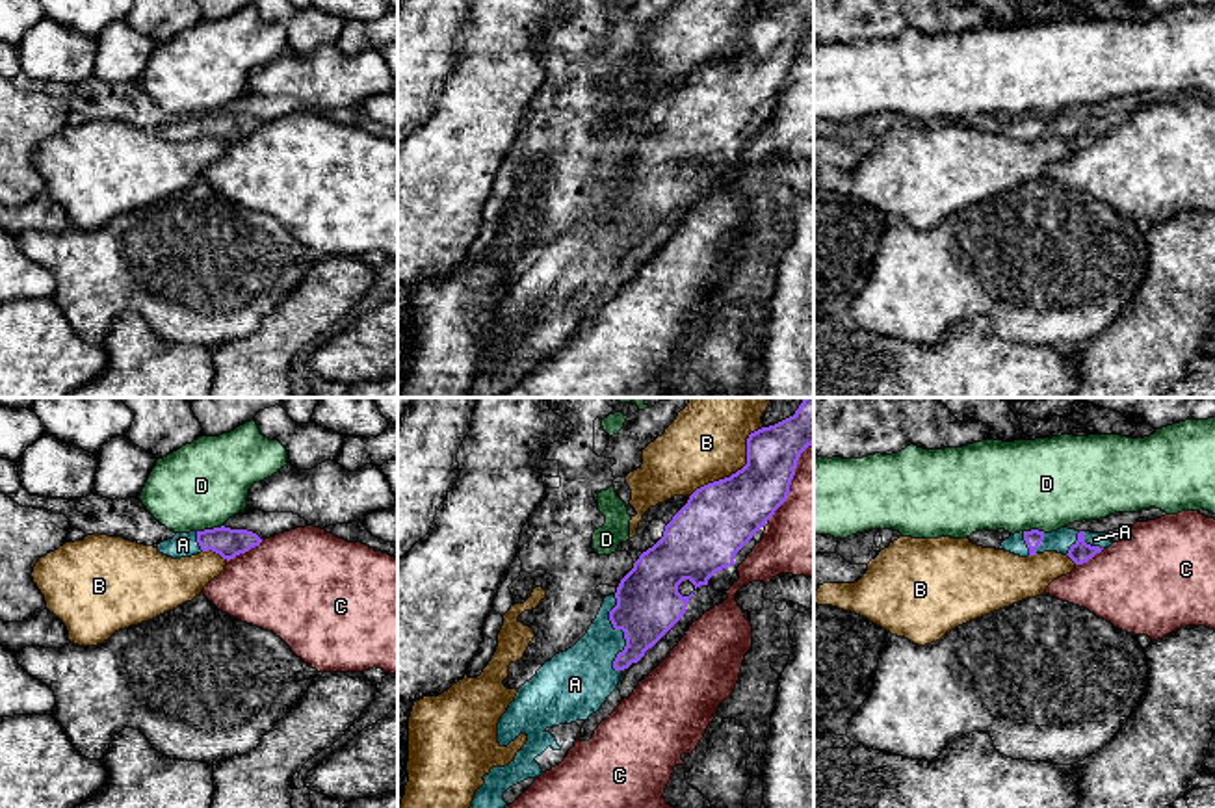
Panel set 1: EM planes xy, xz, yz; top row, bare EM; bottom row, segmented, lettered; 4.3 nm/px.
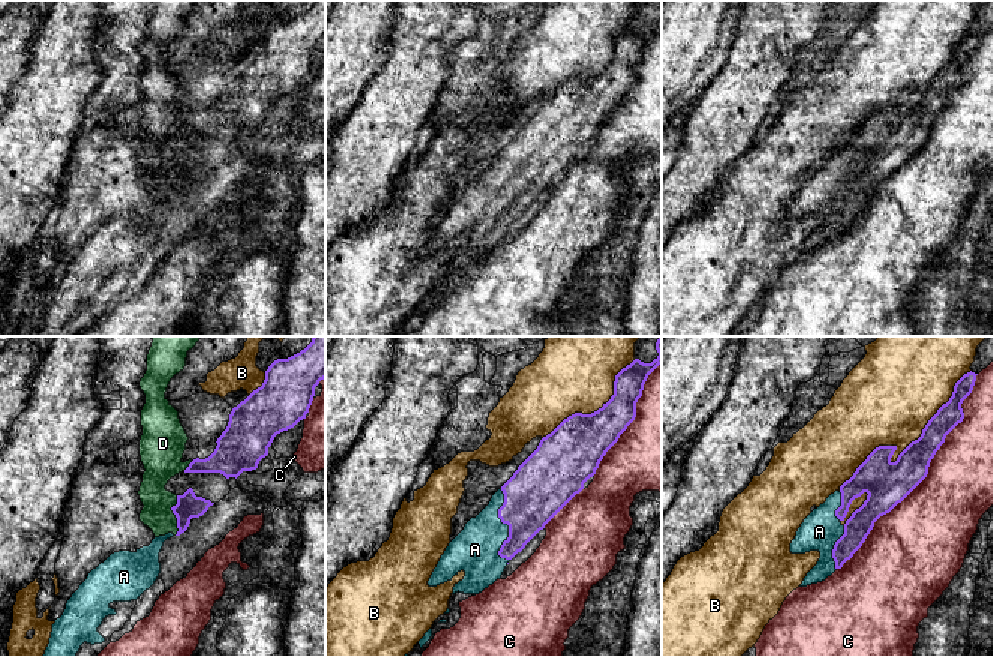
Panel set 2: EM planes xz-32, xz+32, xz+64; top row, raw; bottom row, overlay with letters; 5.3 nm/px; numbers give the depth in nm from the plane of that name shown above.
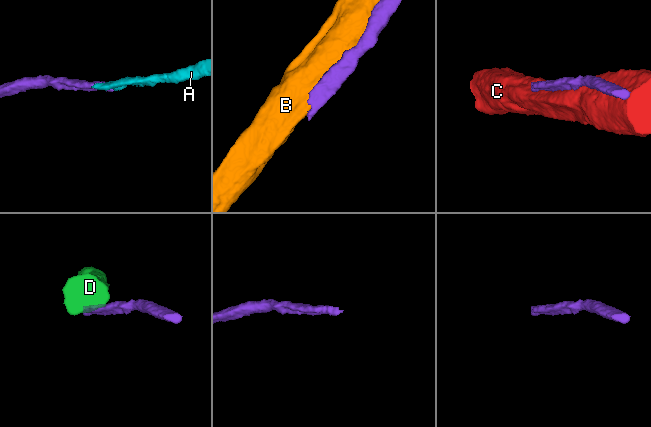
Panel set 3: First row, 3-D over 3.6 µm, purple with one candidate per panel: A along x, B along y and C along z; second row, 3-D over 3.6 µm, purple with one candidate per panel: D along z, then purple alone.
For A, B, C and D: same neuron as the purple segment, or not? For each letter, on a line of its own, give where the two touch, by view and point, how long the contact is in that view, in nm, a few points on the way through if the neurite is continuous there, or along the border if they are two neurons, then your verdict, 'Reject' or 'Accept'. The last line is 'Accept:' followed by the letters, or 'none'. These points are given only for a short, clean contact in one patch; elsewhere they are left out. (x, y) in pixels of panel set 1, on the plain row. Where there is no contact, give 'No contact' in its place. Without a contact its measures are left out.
A: Touches purple at xz (625, 218). Shared border 340 nm. Path across: xz (649, 188), (625, 218), (584, 259). Accept
B: Touches purple at xz (738, 54). Shared border 440 nm. Reject
C: Touches purple at xy (244, 136). Shared border 190 nm. Reject
D: Touches purple at xy (210, 114). Shared border 120 nm. Reject
Accept: A

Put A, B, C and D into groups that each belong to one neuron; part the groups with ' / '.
A / B / C / D

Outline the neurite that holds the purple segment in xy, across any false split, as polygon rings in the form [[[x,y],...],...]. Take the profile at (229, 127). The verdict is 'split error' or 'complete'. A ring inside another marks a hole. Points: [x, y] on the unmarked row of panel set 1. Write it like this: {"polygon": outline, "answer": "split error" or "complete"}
{"polygon": [[[221,110],[204,115],[176,117],[173,123],[160,126],[156,132],[160,137],[173,143],[191,141],[212,134],[230,145],[260,126],[262,123],[253,115]]], "answer": "split error"}

